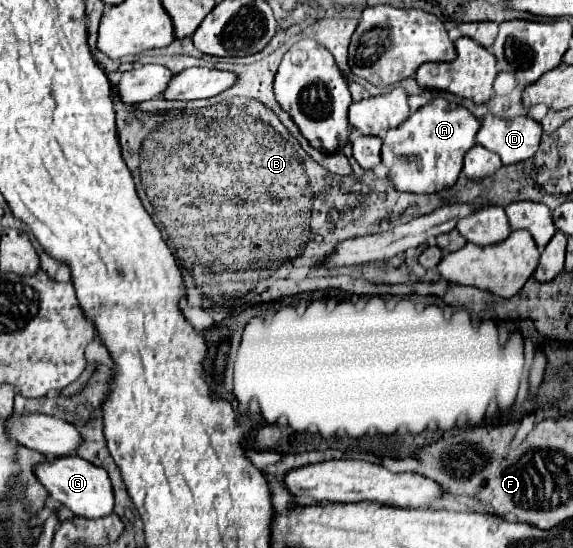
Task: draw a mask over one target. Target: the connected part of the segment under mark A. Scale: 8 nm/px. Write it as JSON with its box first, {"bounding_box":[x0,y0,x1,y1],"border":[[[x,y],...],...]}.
{"bounding_box":[382,97,480,193],"border":[[[442,97],[432,99],[424,107],[416,109],[402,125],[388,129],[382,145],[382,163],[388,167],[388,177],[398,191],[410,193],[436,193],[444,187],[452,187],[462,171],[464,153],[476,143],[476,133],[480,129],[480,121],[462,105],[454,105]]]}

